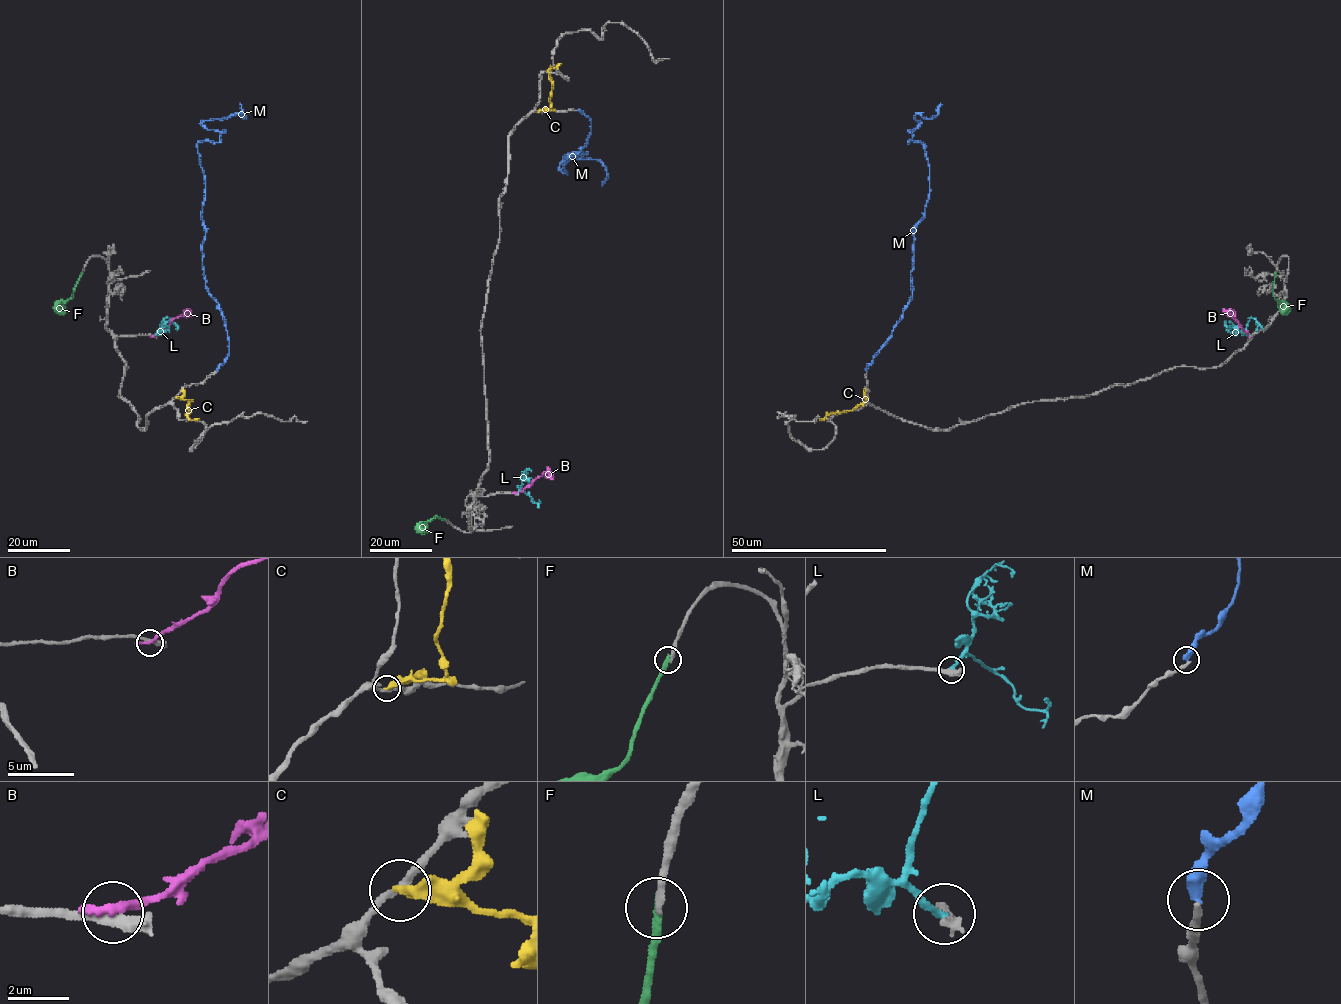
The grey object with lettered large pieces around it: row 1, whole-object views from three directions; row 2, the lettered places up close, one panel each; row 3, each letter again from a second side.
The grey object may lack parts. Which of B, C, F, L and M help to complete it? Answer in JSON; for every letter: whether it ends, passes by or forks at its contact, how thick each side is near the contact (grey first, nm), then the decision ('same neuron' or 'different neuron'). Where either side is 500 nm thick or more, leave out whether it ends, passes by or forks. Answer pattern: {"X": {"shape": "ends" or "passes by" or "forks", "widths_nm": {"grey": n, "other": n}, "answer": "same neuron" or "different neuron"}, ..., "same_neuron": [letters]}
{"B": {"shape": "ends", "widths_nm": {"grey": 280, "other": 340}, "answer": "different neuron"}, "C": {"shape": "ends", "widths_nm": {"grey": 240, "other": 400}, "answer": "different neuron"}, "F": {"shape": "ends", "widths_nm": {"grey": 180, "other": 320}, "answer": "same neuron"}, "L": {"shape": "ends", "widths_nm": {"grey": 440, "other": 240}, "answer": "different neuron"}, "M": {"shape": "ends", "widths_nm": {"grey": 240, "other": 400}, "answer": "different neuron"}, "same_neuron": ["F"]}

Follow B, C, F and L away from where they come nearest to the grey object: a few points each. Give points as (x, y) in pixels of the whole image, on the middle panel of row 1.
B: (515, 493), (545, 472), (549, 472), (546, 476)
C: (538, 112), (551, 108), (552, 80), (549, 70), (560, 63)
F: (443, 519), (436, 516), (421, 523), (418, 531)
L: (516, 493), (520, 489), (539, 504), (538, 507)

